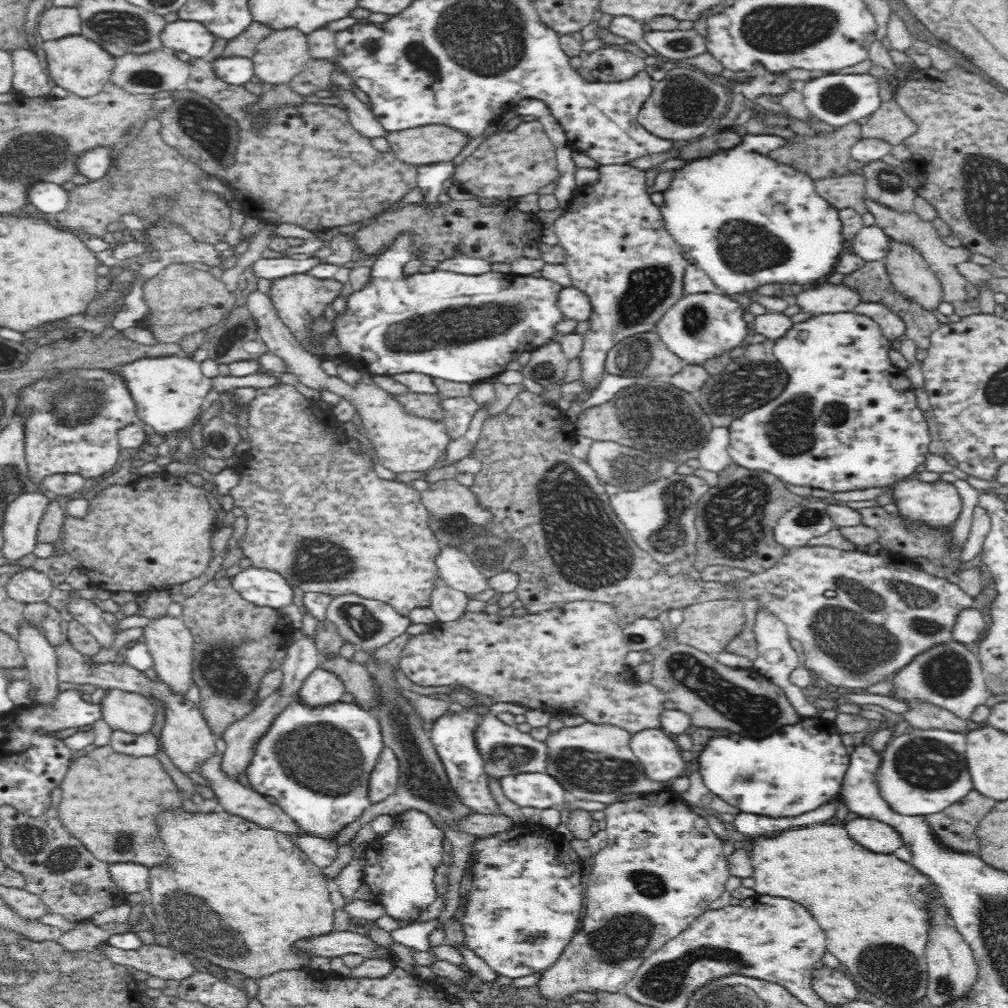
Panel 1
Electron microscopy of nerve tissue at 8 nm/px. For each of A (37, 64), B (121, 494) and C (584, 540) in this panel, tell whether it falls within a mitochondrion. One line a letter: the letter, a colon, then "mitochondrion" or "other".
A: other
B: other
C: mitochondrion

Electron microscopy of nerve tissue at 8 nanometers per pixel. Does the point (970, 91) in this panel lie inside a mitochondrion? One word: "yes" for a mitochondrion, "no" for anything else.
no

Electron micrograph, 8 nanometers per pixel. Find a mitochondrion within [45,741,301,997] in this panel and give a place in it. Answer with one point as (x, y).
(193, 914)

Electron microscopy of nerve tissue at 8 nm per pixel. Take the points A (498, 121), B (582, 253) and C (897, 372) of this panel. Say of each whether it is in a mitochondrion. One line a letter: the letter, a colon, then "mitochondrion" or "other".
A: other
B: other
C: other

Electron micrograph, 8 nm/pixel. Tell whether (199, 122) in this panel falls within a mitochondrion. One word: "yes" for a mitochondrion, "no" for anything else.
yes

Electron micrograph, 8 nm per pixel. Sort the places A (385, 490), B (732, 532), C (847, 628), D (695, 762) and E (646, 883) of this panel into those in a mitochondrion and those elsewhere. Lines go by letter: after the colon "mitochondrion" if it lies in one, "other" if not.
A: other
B: mitochondrion
C: mitochondrion
D: other
E: mitochondrion

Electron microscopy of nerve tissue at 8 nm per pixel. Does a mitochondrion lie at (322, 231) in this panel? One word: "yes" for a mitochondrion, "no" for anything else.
no

